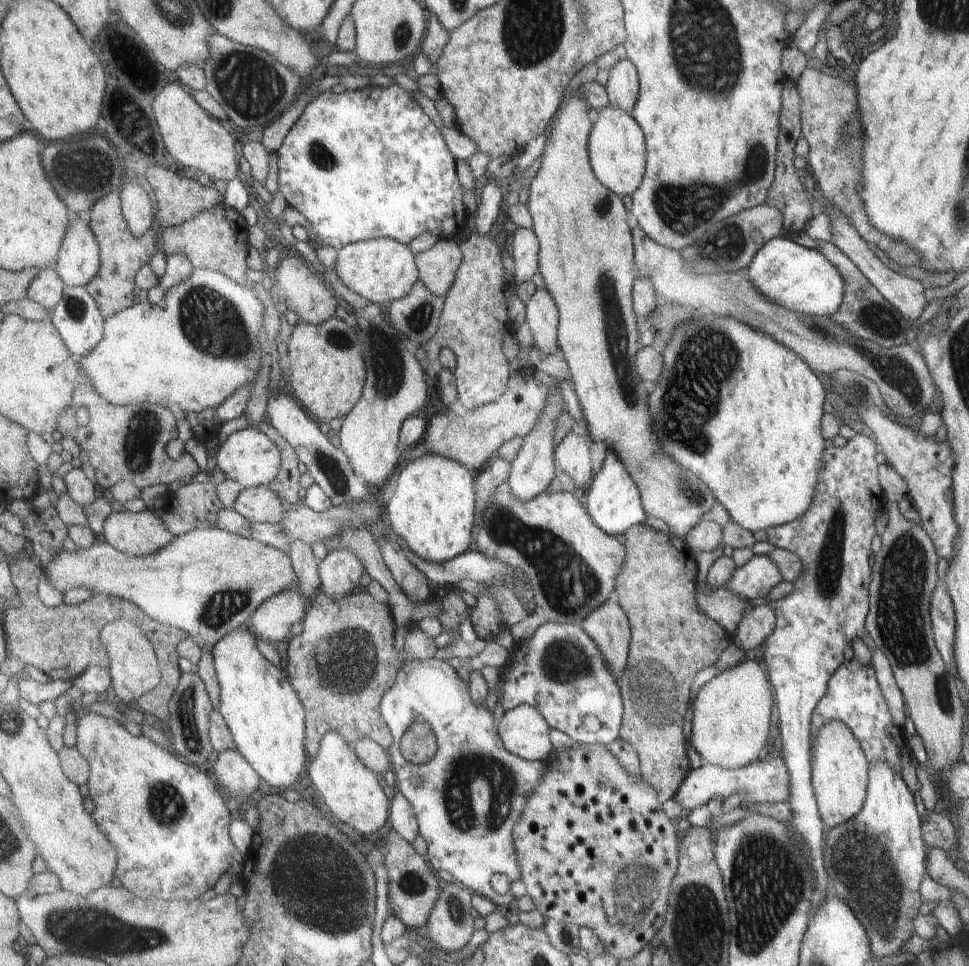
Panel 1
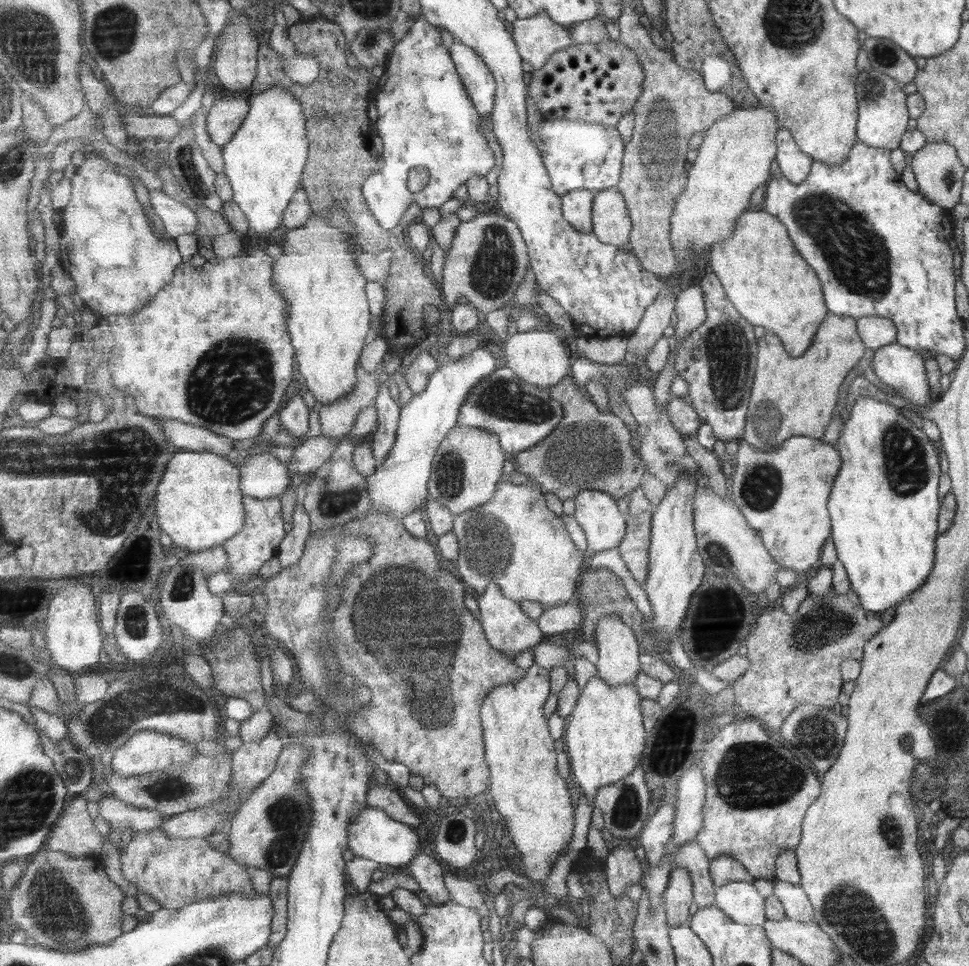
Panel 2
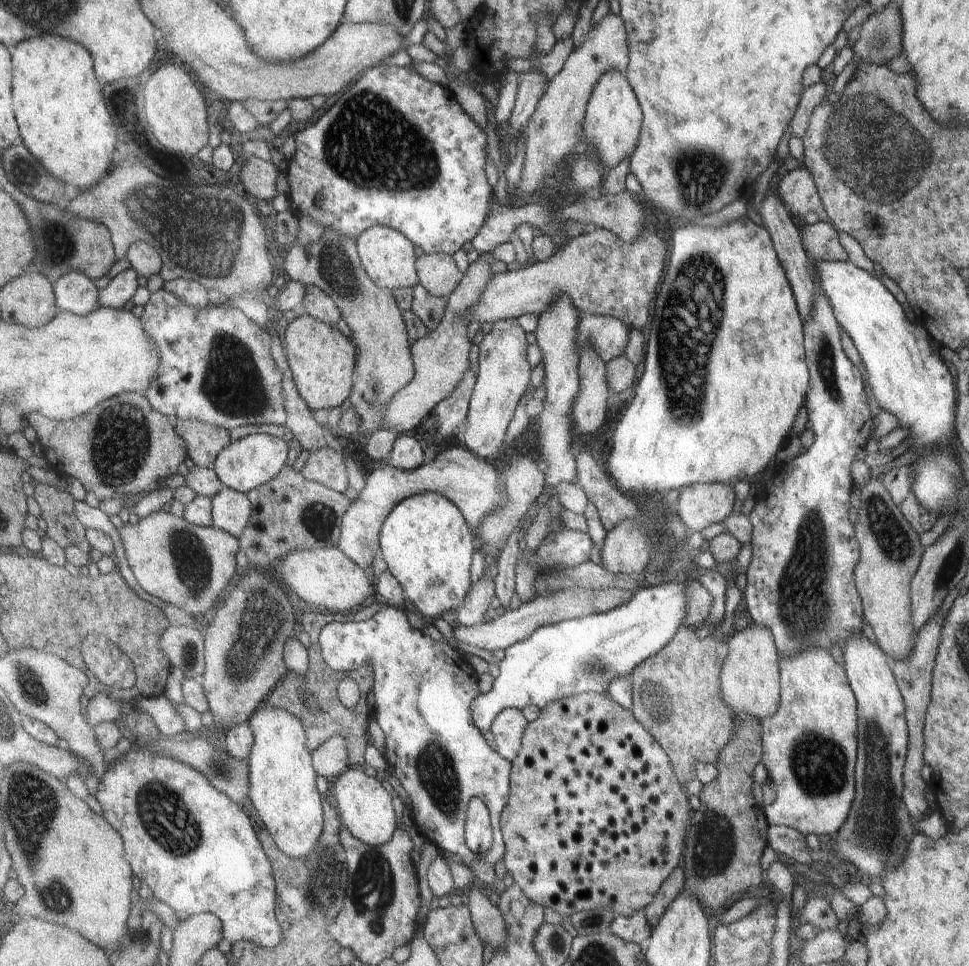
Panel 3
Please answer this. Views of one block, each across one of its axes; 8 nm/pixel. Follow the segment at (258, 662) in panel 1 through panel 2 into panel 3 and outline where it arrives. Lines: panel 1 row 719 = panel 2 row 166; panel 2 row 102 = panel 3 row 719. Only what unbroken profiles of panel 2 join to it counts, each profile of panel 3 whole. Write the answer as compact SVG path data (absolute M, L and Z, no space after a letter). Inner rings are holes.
M266 705L256 710L248 725L255 737L249 762L249 798L277 846L280 846L280 849L291 858L305 860L317 850L324 832L325 820L323 818L323 798L317 788L319 774L314 766L312 751L308 747L308 732L301 719L286 708L269 708Z

